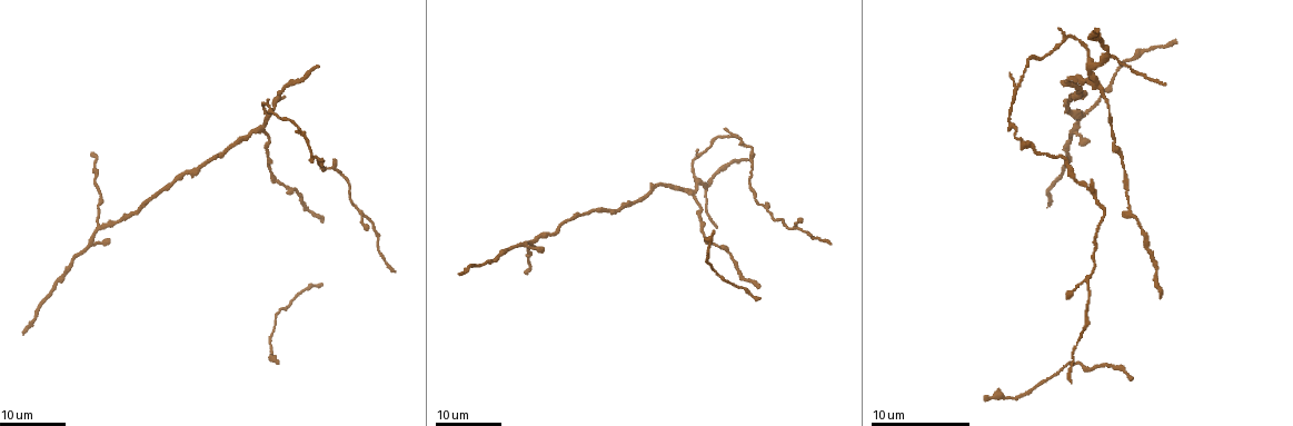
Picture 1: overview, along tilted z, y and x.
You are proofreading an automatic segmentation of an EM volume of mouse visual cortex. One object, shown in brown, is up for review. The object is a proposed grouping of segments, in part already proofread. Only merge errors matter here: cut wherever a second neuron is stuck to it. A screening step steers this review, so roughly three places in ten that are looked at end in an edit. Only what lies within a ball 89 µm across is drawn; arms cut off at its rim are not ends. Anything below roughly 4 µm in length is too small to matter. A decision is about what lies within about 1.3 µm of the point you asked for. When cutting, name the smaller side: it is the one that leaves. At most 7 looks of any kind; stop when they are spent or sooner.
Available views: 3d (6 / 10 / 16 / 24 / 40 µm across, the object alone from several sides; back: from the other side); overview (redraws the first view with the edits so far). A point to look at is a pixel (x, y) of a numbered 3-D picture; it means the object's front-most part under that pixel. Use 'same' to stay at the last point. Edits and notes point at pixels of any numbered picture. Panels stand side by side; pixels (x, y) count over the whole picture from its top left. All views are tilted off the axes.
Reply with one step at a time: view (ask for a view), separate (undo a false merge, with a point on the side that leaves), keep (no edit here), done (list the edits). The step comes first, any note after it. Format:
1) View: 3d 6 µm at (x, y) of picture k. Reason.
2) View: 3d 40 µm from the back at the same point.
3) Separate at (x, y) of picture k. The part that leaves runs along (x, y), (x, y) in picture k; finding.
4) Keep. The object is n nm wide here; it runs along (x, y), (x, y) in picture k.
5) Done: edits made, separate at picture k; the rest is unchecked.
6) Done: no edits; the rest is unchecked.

View: 3d 24 µm at (749, 184) of picture 1. Sudden change in width.

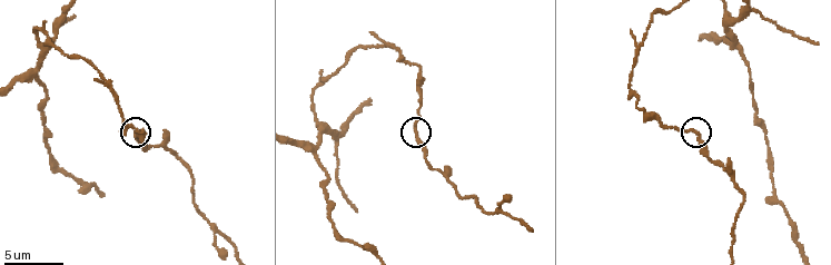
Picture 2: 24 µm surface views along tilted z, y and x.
View: 3d 6 µm at (415, 133) of picture 2.

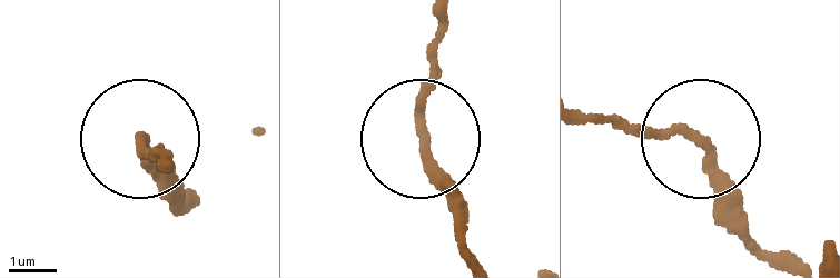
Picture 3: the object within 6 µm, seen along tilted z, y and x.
Keep. It runs along (436, 18), (426, 157), (461, 216) in picture 3; continuous, no second neuron.

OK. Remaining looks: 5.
View: 3d 10 µm at (771, 156) of picture 2. Calibre changes.

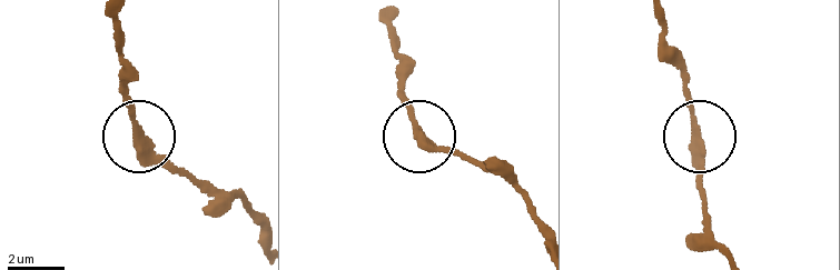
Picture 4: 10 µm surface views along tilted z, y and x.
Keep. The object is 290 nm wide here; it runs along (392, 18), (398, 72), (421, 132), (486, 171) in picture 4; one neuron here.

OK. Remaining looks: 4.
View: 3d 10 µm at (124, 122) of picture 2. Side arm on a straight run.

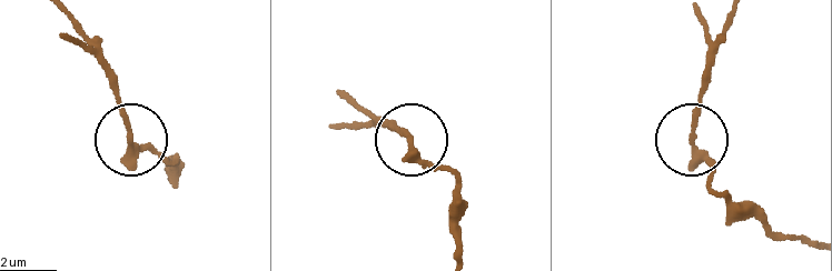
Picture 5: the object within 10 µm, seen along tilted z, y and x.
View: 3d 10 µm from the back at (129, 138) of picture 5.

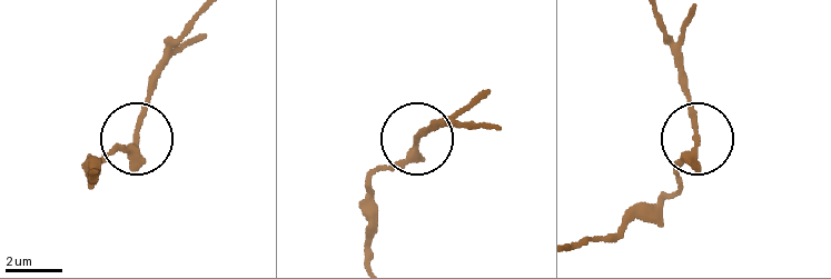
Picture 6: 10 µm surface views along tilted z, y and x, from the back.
Keep. It runs along (197, 17), (162, 67), (134, 145), (82, 162) in picture 6; one neuron here.

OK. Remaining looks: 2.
Done: no edits; the rest is unchecked.

